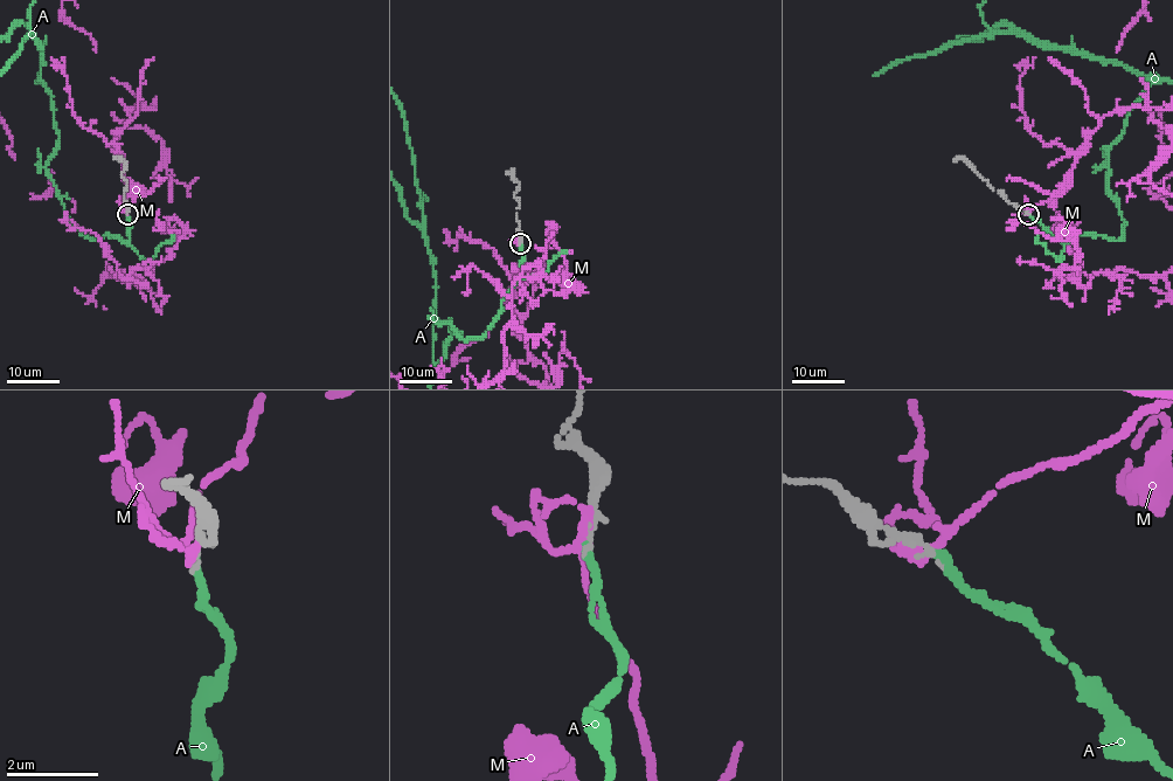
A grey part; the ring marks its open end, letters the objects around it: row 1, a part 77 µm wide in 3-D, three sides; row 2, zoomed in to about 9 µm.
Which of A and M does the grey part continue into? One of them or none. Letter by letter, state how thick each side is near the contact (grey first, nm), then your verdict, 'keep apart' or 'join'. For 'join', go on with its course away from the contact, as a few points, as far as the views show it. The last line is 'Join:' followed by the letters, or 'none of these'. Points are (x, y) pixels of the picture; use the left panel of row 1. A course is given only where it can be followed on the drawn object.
A: 170/190 nm | join
M: 200/140 nm | keep apart
Join: A

